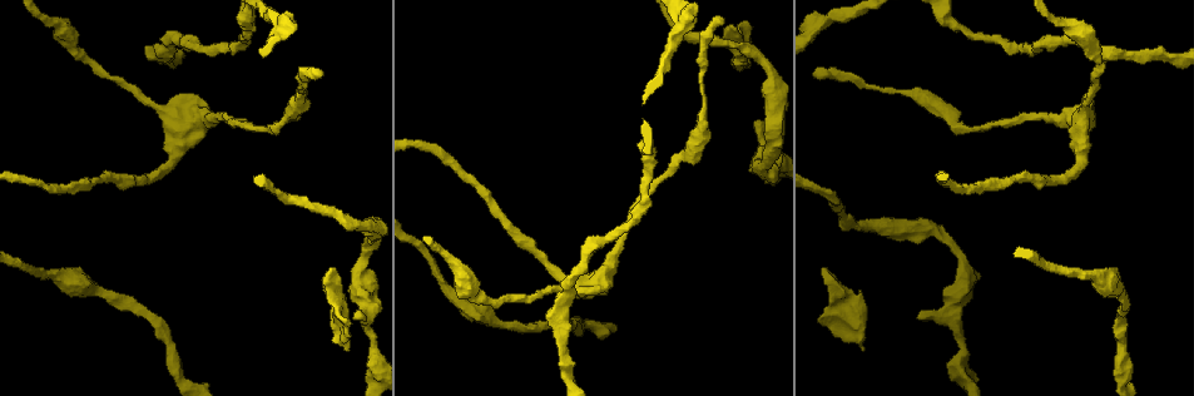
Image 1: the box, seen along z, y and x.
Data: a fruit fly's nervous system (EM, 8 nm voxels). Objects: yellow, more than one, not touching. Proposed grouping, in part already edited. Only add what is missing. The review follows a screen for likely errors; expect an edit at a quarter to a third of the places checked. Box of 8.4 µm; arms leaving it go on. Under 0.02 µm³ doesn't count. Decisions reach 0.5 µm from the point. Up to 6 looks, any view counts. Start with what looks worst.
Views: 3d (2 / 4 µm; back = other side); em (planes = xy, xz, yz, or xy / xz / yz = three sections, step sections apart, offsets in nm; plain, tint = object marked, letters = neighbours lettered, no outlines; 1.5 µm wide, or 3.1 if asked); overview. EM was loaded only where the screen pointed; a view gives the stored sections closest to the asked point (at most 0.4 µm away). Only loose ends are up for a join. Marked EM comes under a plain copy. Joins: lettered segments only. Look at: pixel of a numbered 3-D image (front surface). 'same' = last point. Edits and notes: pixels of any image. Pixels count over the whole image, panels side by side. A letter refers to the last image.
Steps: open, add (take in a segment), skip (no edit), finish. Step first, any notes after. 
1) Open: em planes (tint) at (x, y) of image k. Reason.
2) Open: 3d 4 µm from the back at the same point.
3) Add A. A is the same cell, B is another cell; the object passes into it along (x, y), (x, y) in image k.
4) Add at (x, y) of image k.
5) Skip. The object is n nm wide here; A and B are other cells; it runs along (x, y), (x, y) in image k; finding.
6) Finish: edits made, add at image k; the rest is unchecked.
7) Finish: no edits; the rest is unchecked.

Open: 3d 4 µm at (723, 23) of image 1. An open end.

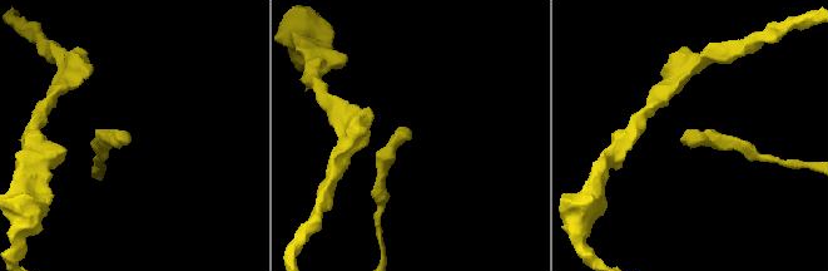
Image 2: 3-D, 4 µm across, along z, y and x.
Open: em yz step 4 (letters) at (692, 131) of image 2.

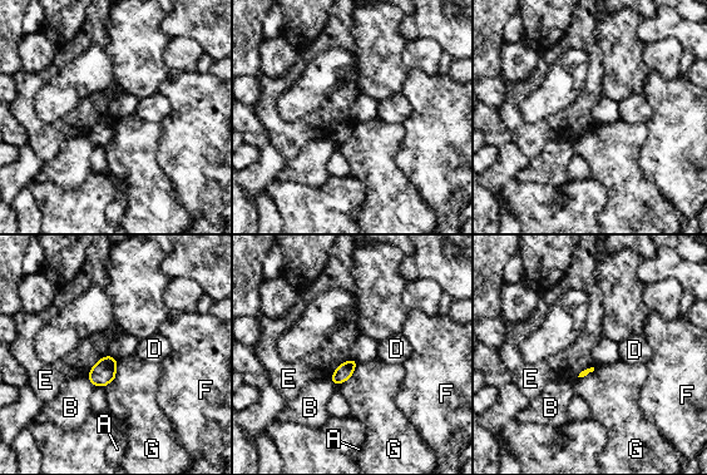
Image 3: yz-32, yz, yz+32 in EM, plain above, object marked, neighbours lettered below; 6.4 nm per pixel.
Open: em planes (letters) at the same point. Cut it another way.

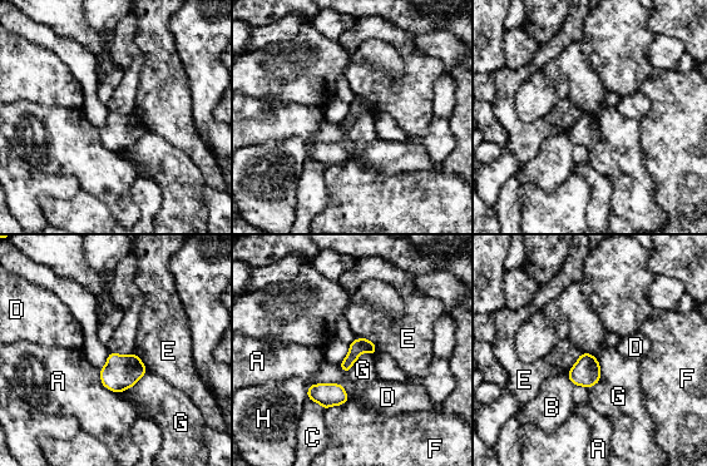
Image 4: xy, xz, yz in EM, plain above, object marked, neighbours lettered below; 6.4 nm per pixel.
Skip. The object is 100 nm wide here; A, B, C, D, E, F, G and H are other cells; a border runs along (582, 352), (599, 366), (588, 388) in image 4; no lettered segment goes on from it.

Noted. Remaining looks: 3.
Open: 3d 4 µm at (864, 349) of image 1. Free end.

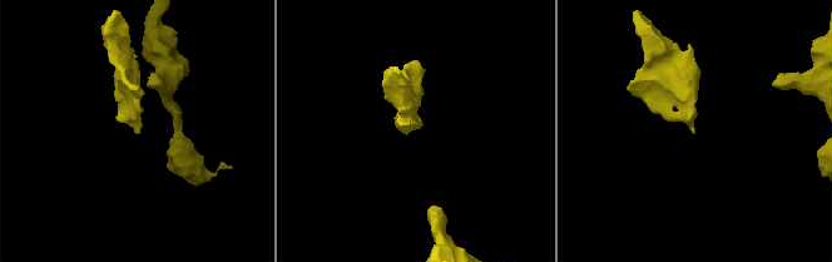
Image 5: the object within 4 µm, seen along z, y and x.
Open: em planes (letters) at (418, 128) of image 5.

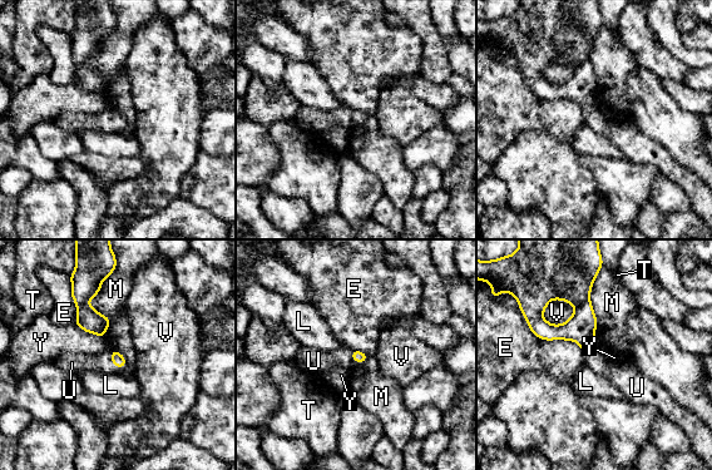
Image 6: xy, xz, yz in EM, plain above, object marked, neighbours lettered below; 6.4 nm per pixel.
Add at (73, 362) of image 6. U is the same cell, E, L, M, T, V and Y are other cells; the object passes into it along (118, 360), (112, 360), (73, 362) in image 6; it goes on there.

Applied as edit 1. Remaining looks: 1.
Finish: edits made, add at image 6; the rest is unchecked.

